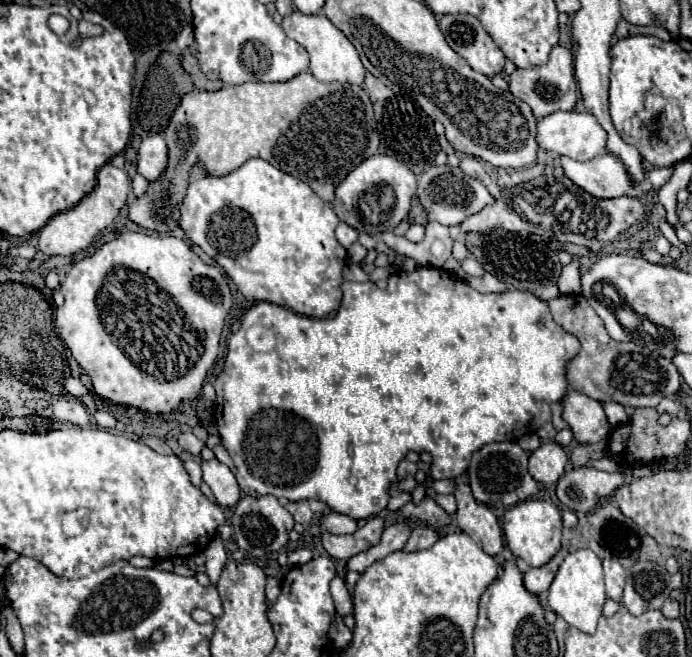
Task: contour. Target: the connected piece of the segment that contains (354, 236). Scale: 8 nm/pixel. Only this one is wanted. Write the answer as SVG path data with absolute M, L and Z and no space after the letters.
M340 223L340 225L336 227L336 239L338 239L338 243L340 243L344 249L348 249L352 243L358 241L358 233L356 233L350 225Z

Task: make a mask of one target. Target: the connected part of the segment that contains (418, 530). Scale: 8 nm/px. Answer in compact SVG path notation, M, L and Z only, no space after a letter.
M416 525L412 529L412 535L404 547L404 551L418 551L418 549L428 549L436 543L438 539L438 531L434 527L428 527L428 525Z

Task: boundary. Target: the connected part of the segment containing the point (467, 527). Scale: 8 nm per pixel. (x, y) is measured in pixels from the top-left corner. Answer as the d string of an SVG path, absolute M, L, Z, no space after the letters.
M458 483L454 491L458 511L456 511L456 523L458 527L474 539L476 545L480 545L488 555L498 555L502 551L502 531L498 525L498 519L494 513L480 505L472 497L472 489L468 483Z

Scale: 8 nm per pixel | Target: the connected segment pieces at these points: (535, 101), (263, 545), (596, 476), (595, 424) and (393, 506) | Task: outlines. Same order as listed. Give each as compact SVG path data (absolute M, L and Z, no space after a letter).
M556 45L550 51L550 61L532 69L514 69L510 75L510 93L532 107L532 113L540 119L556 111L572 111L576 105L576 77L574 77L574 57L570 49Z
M246 495L238 501L234 509L232 529L234 529L236 543L242 551L246 551L252 557L264 557L268 553L280 551L288 543L288 533L294 529L294 519L272 495L264 495L264 497Z
M574 469L558 479L556 495L560 503L576 513L588 513L598 499L608 497L614 489L624 485L624 473L606 473L596 469Z
M572 389L562 397L560 403L564 409L562 419L570 425L578 443L598 443L610 435L612 425L604 415L602 403Z
M392 491L390 494L390 500L387 505L387 510L389 511L397 511L401 507L403 507L406 503L411 500L411 495L406 492L397 492Z

